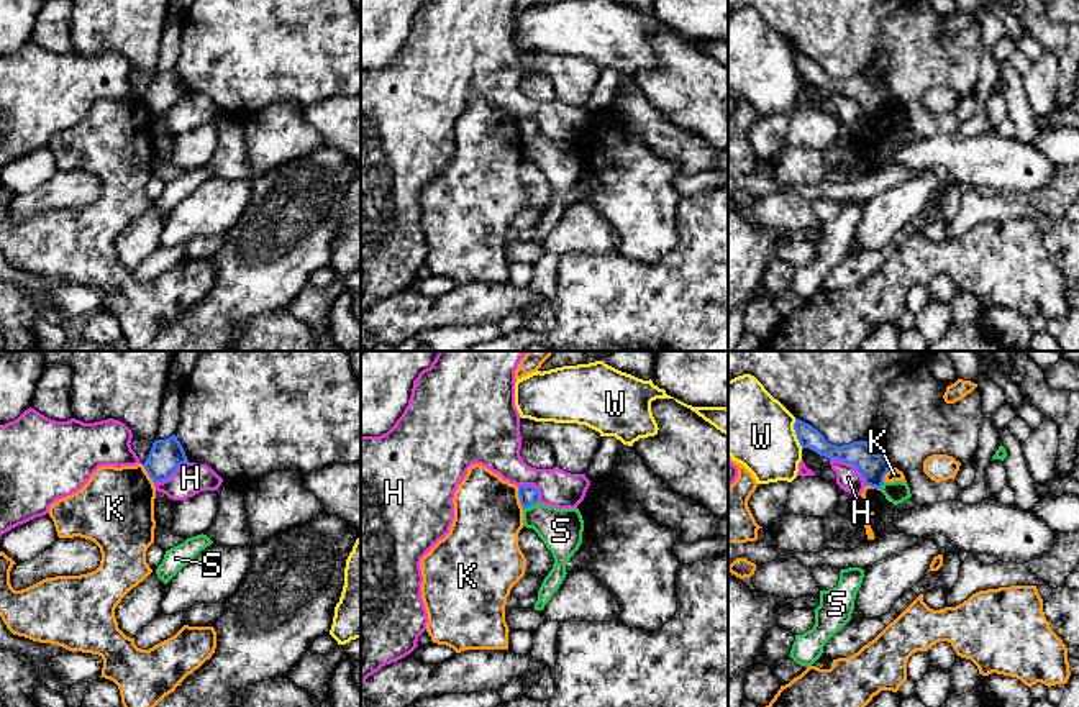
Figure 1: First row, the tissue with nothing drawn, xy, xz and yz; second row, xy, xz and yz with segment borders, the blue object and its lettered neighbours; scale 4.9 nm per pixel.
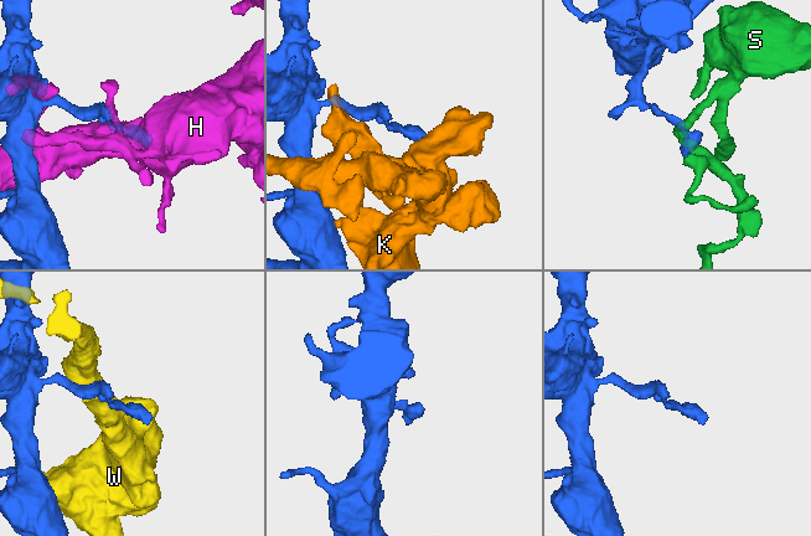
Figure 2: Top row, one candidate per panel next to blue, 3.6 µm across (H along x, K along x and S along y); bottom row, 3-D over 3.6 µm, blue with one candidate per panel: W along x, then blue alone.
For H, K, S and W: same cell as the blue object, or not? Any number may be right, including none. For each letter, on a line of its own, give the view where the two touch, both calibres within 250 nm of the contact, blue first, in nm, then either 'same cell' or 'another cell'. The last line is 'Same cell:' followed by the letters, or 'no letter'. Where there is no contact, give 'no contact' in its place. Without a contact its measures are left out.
H: contact in yz; calibres 140 and 120 nm; another cell
K: contact in xz; calibres 100 and 340 nm; another cell
S: contact in xz; calibres 100 and 200 nm; another cell
W: contact in yz; calibres 110 and 360 nm; another cell
Same cell: no letter

